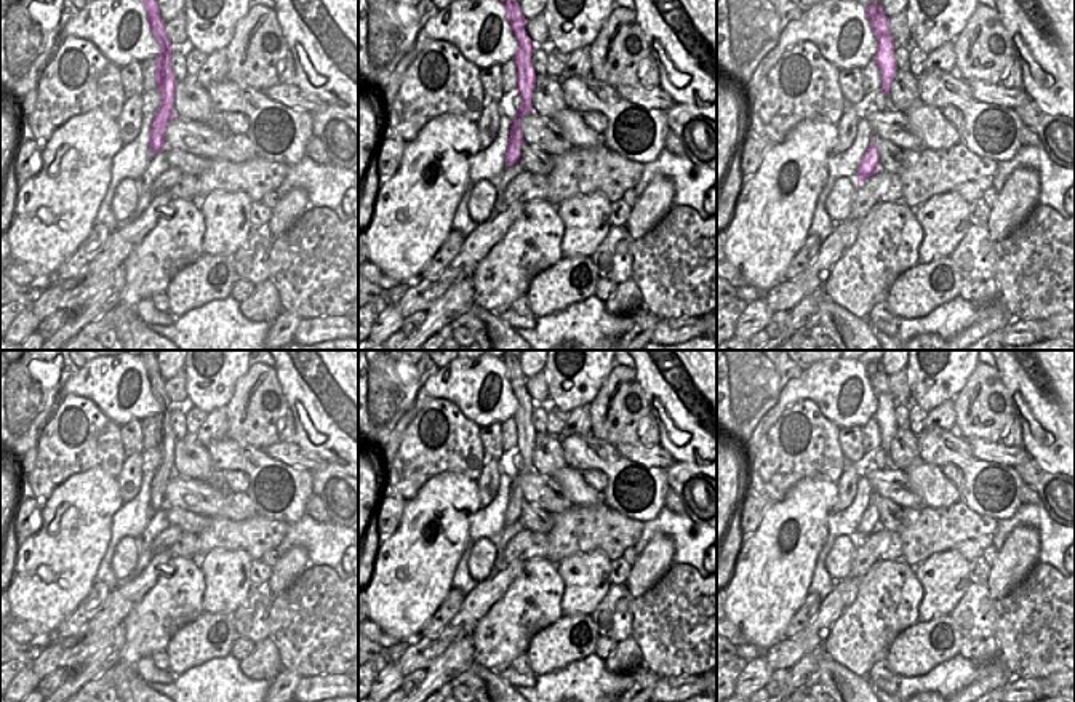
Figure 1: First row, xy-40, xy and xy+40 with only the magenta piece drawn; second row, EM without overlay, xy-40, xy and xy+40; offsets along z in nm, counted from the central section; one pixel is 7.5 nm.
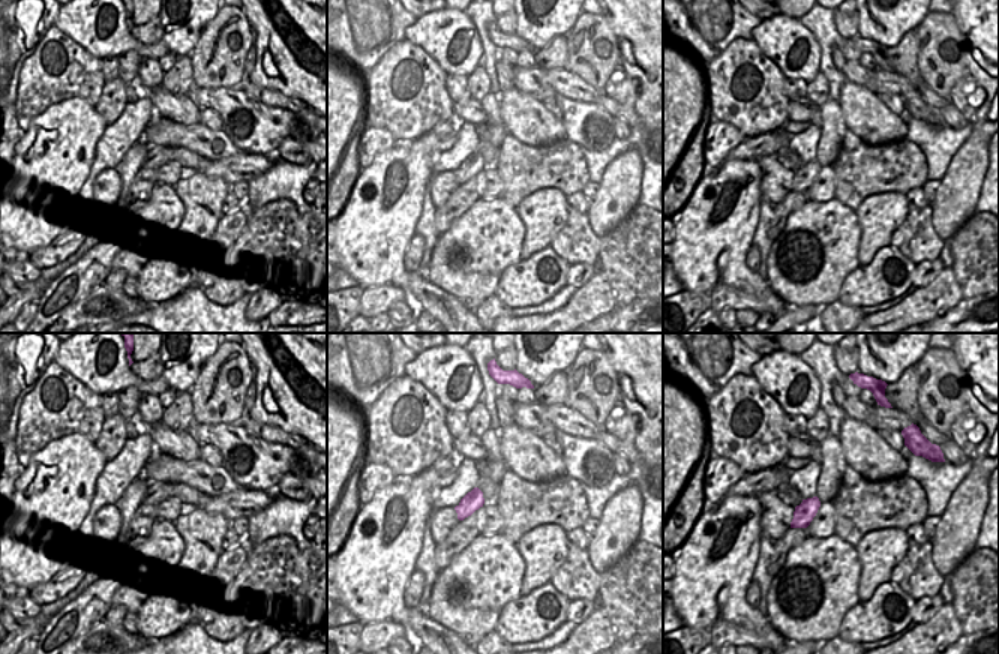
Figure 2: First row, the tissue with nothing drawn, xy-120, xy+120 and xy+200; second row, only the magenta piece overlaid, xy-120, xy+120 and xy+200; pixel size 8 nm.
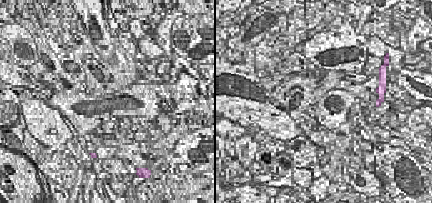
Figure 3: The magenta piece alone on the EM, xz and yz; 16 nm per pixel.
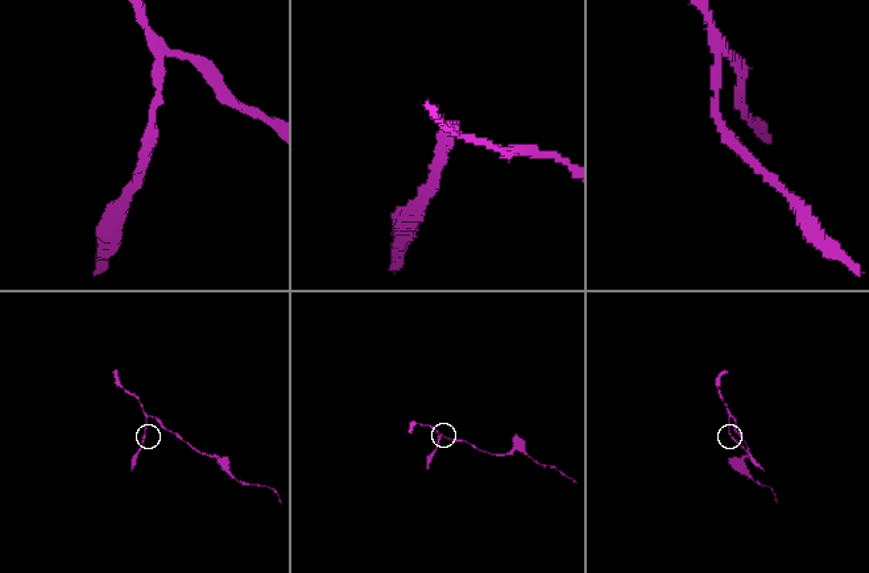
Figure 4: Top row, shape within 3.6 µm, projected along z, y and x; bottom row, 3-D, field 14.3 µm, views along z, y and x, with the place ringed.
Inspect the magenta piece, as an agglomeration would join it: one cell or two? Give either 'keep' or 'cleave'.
cleave

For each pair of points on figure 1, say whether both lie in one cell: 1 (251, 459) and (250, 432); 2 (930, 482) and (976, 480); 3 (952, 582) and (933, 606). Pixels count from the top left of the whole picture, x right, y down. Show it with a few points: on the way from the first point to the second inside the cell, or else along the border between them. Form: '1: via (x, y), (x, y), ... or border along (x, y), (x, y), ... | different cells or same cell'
1: border along (226, 437), (261, 450) | different cells
2: border along (959, 490), (962, 499) | different cells
3: via (946, 589), (939, 600) | same cell

